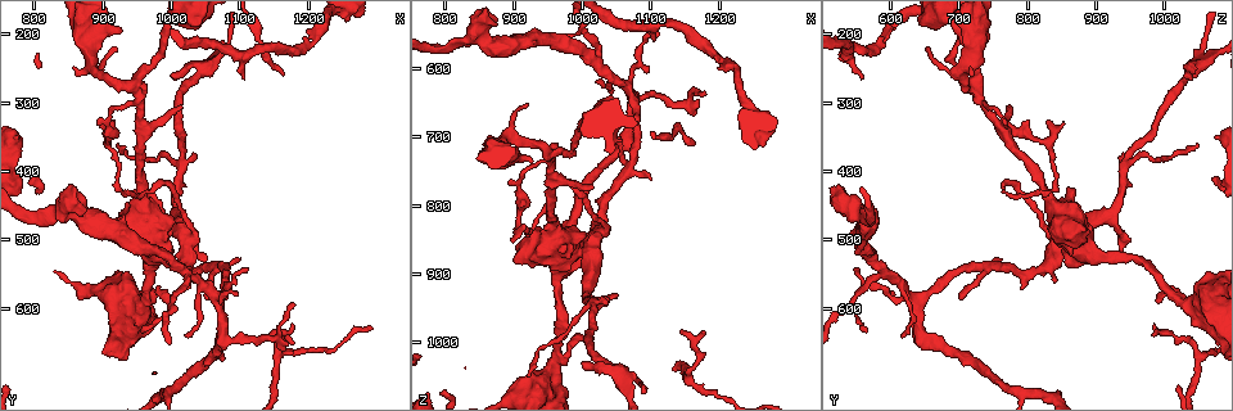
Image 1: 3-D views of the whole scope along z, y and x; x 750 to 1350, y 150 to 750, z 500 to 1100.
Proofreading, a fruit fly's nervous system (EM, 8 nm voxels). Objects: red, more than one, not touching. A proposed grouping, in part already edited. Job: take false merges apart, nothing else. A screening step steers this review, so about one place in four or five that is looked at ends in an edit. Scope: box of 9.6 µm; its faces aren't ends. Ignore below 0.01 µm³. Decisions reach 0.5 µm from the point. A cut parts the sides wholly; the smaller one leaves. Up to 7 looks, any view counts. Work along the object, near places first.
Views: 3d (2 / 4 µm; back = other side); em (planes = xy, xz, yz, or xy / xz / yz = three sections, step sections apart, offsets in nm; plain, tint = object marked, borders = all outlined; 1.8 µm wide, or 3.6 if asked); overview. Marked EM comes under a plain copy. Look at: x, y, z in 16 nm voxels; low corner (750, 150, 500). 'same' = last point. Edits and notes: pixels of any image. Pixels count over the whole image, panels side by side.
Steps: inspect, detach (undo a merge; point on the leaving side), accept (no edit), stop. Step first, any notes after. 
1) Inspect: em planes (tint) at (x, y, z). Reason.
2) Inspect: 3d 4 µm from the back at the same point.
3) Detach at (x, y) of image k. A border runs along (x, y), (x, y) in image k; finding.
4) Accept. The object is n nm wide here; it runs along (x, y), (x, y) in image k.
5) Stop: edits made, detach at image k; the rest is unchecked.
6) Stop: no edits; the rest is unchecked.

Inspect: em planes (tint) at (950, 285, 725). Looks like a crossing.

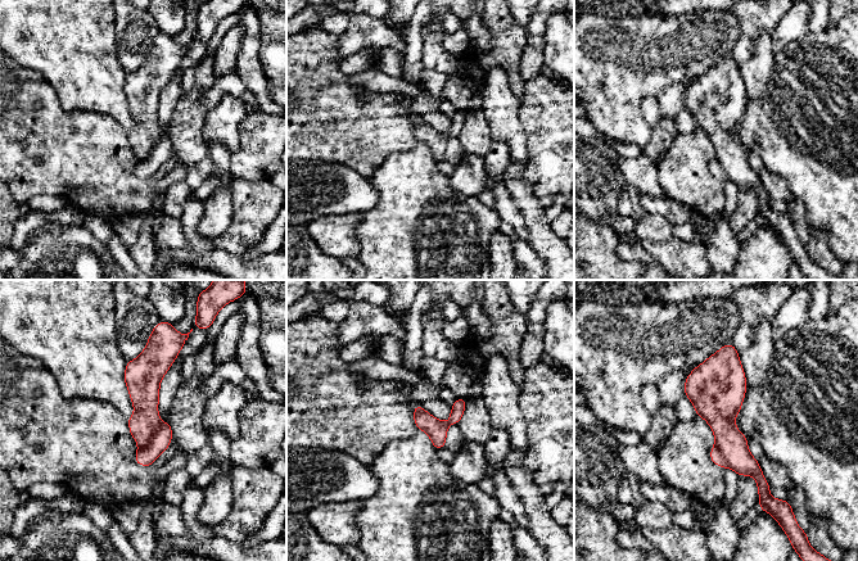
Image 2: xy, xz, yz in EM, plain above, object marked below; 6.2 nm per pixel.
Detach at (147, 456) of image 2. A border runs along (162, 422), (154, 439), (139, 448) in image 2; two cells meet here.

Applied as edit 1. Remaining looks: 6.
Inspect: 3d 4 µm at (970, 575, 1005). Sharp bend.

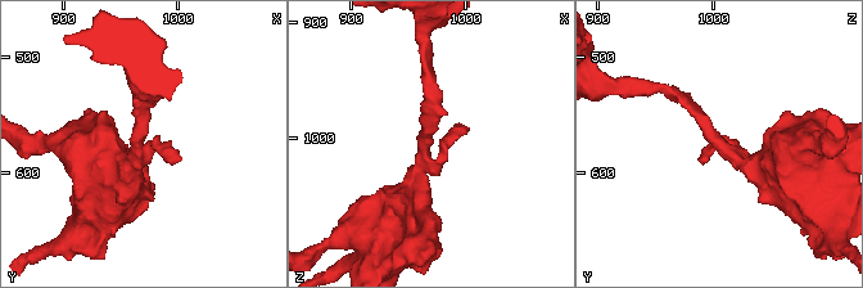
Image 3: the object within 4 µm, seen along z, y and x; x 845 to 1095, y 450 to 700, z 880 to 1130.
Inspect: em planes (tint) at (966, 574, 1004).

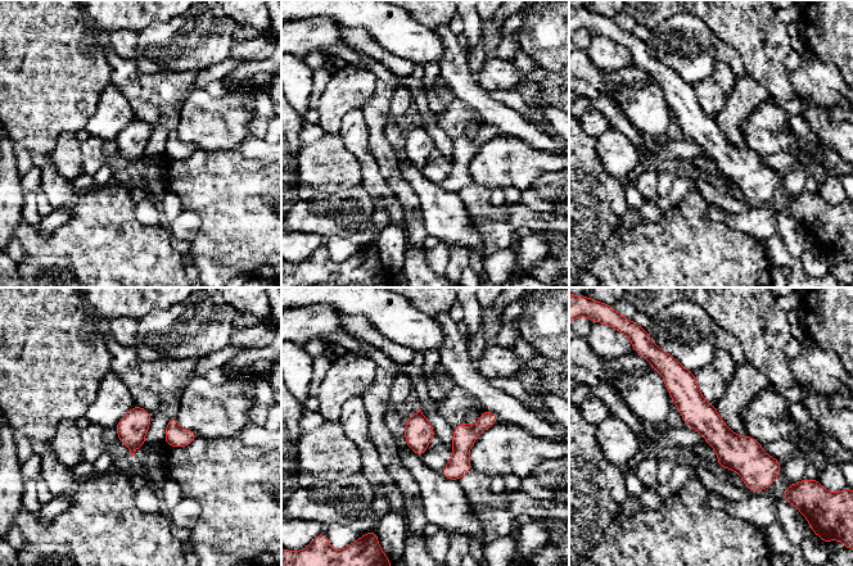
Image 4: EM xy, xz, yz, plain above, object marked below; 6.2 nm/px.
Accept. It runs along (673, 366), (691, 406), (767, 483) in image 4; all the same cell.

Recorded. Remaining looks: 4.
Stop: edits made, detach at image 2; the rest is unchecked.

